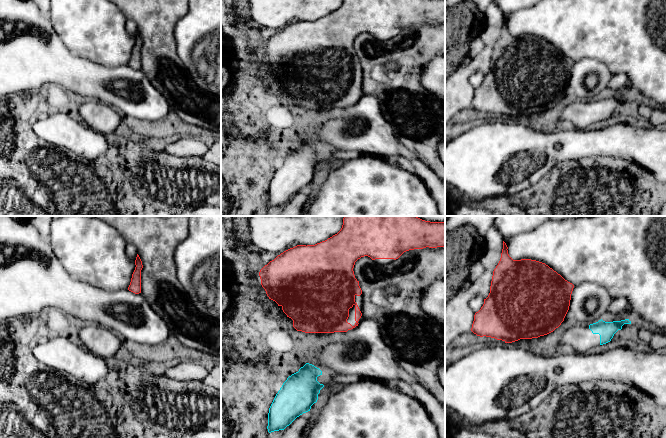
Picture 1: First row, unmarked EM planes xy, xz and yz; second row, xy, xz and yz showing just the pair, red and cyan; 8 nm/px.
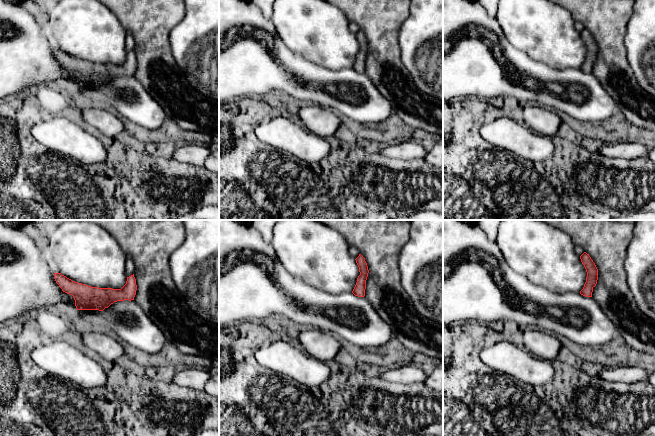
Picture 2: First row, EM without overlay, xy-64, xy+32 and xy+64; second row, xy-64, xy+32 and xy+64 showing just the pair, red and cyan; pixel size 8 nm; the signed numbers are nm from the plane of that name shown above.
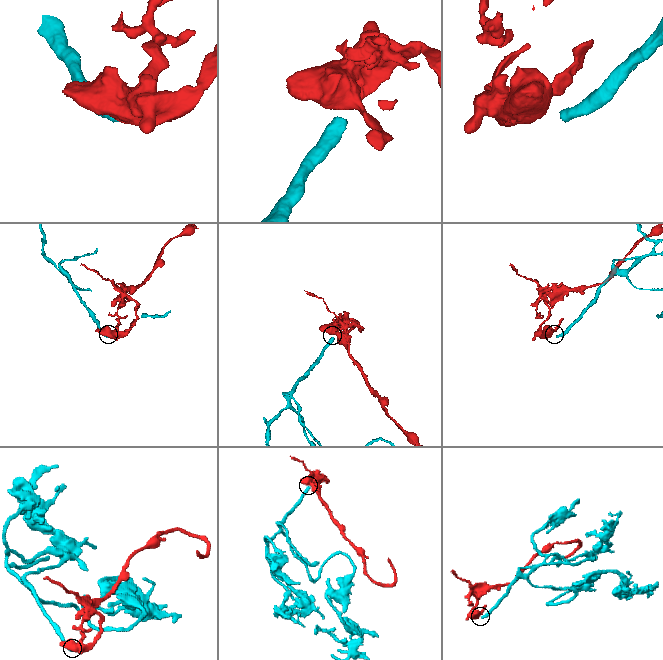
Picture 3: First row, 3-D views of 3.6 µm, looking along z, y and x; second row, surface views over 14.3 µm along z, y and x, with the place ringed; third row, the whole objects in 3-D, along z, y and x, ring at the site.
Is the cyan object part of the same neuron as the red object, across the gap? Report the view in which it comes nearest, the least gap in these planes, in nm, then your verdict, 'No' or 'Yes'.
Closest in yz. Distance 200 nm. No

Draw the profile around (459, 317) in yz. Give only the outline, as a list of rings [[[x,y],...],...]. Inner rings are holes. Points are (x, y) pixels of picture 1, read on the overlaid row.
[[[495,225],[486,233],[486,249],[480,261],[485,267],[484,274],[469,286],[461,288],[449,302],[445,304],[445,349],[461,335],[471,331],[475,312],[470,308],[469,301],[476,295],[488,296],[493,276],[493,271],[498,265],[503,249],[503,236]]]

